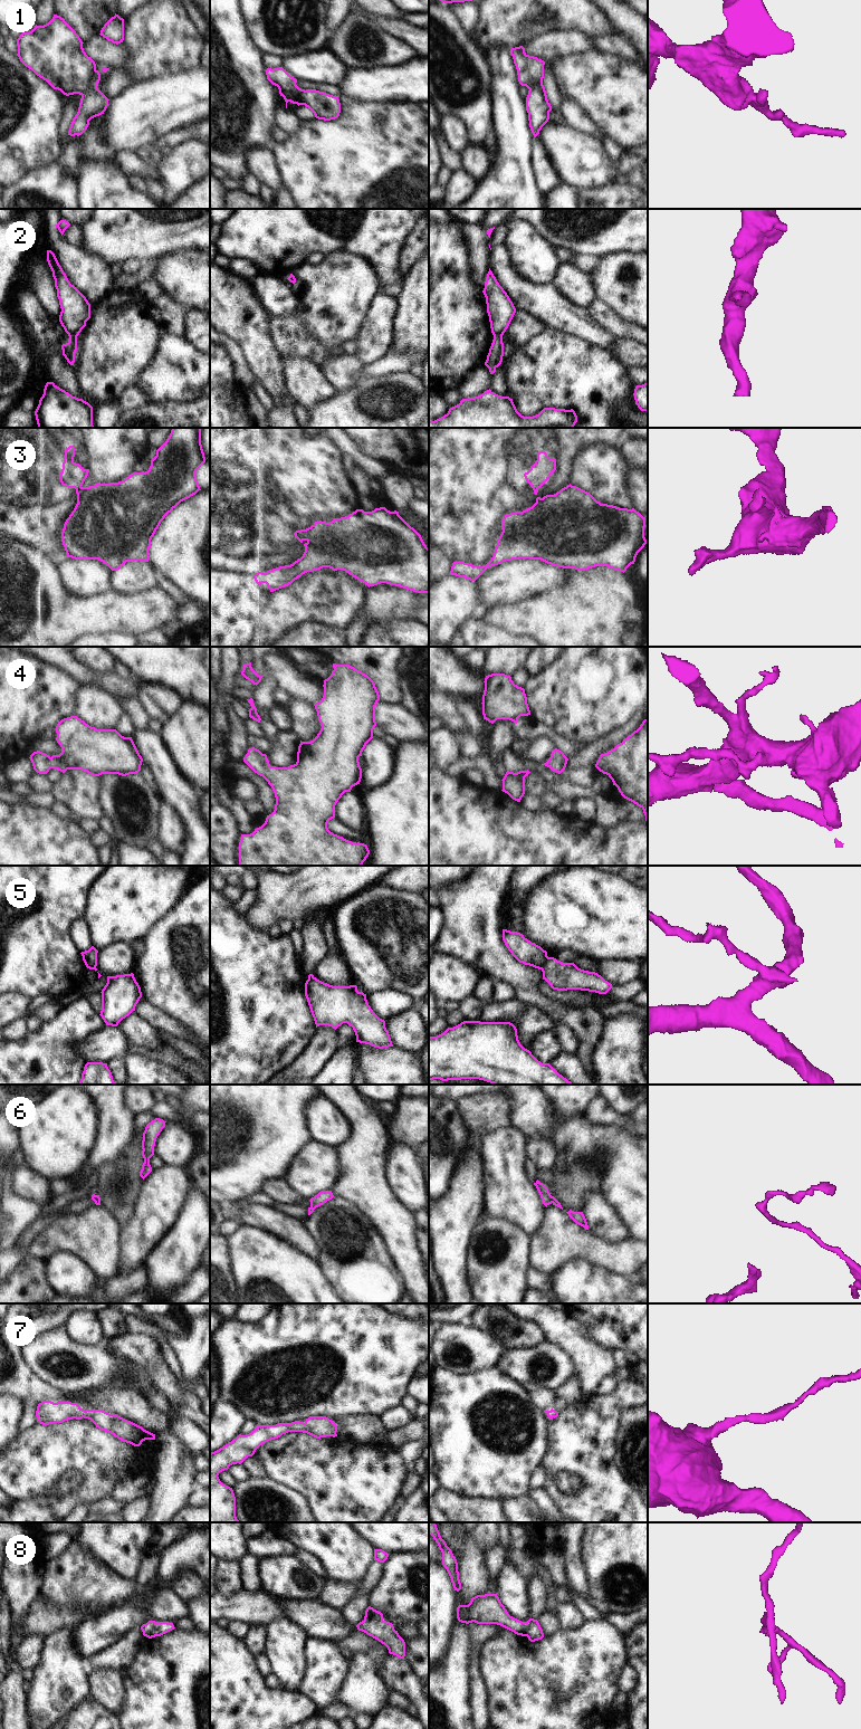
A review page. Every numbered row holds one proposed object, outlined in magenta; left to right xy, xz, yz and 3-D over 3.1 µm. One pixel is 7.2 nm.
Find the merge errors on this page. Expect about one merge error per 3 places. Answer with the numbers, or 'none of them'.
1, 2, 3, 5, 6

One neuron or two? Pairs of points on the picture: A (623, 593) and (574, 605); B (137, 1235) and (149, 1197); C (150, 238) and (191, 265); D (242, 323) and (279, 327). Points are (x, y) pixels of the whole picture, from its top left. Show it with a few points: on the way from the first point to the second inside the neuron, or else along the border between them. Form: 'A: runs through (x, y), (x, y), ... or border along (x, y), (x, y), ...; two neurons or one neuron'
A: runs through (611, 595), (598, 605), (586, 605); one neuron
B: runs through (145, 1226), (149, 1222), (149, 1206); one neuron
C: border along (198, 249), (178, 249), (159, 258); two neurons
D: border along (270, 317), (269, 335), (278, 351); two neurons

